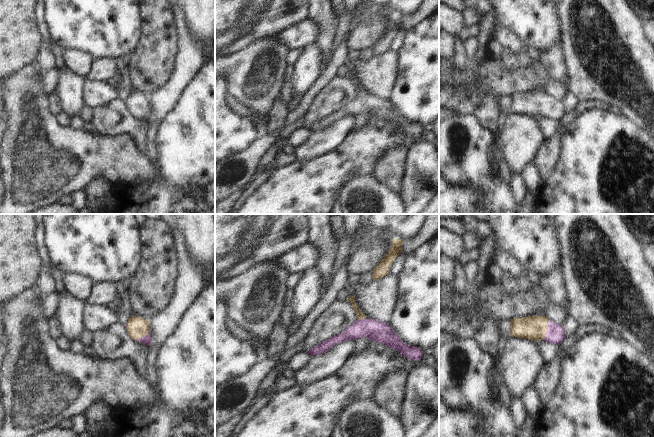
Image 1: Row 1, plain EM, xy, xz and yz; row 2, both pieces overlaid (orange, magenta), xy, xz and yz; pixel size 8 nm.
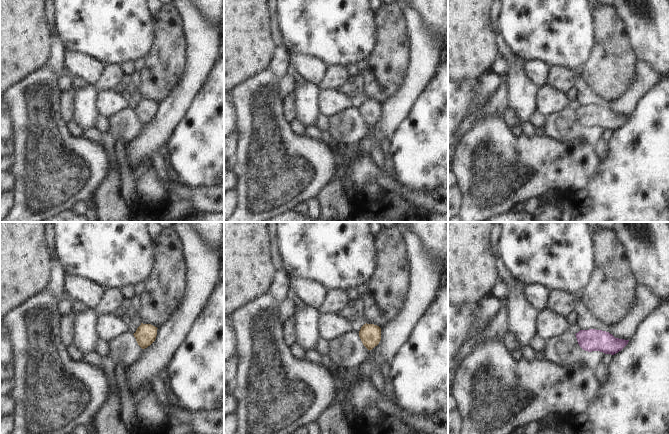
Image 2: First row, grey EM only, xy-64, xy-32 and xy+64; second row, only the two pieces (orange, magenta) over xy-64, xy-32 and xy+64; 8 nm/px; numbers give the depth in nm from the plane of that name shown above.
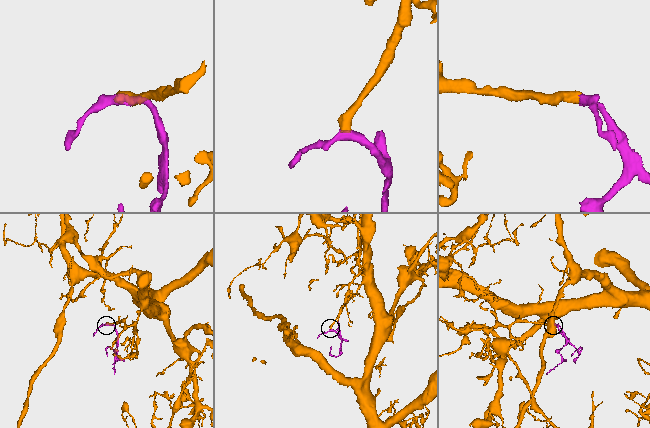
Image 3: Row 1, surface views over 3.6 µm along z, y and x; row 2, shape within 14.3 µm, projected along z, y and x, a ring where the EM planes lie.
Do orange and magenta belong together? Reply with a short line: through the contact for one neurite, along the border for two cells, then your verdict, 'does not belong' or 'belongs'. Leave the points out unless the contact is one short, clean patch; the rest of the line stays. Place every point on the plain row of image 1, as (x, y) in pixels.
line xy (137, 104), (142, 112), (147, 116); belongs

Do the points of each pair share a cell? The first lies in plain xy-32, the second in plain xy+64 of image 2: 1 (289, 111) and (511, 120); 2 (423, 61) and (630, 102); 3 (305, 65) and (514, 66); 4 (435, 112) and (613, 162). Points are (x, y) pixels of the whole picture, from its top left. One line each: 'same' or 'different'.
1: same
2: same
3: different
4: same

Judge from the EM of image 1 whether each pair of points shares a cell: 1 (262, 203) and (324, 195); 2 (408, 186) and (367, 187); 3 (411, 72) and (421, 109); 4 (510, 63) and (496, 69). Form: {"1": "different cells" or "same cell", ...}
{"1": "same cell", "2": "different cells", "3": "same cell", "4": "different cells"}

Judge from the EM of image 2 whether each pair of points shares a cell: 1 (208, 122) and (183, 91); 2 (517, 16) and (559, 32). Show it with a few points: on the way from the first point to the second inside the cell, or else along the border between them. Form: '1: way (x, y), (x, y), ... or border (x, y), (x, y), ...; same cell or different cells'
1: border (205, 82), (187, 114), (179, 122); different cells
2: way (527, 17), (544, 17), (549, 22); same cell

